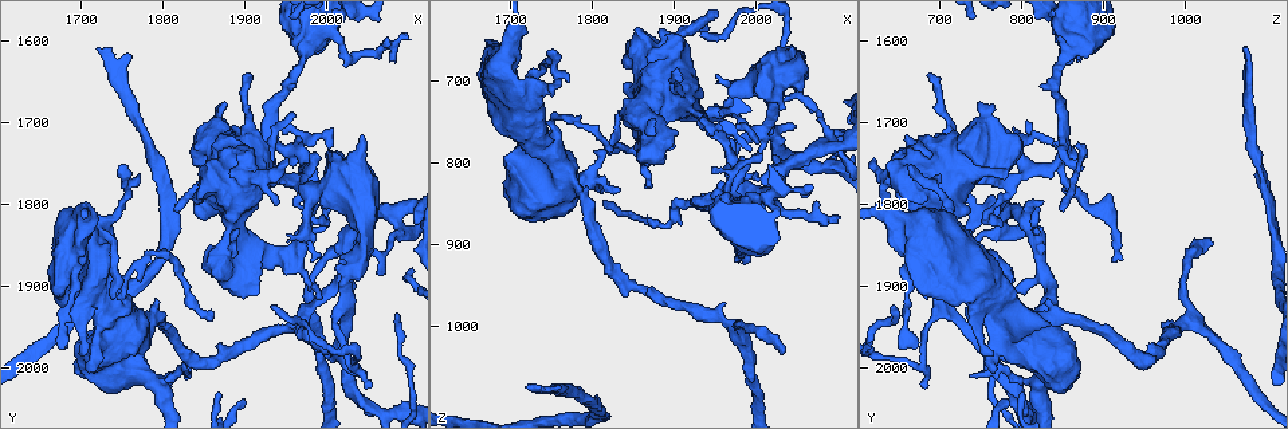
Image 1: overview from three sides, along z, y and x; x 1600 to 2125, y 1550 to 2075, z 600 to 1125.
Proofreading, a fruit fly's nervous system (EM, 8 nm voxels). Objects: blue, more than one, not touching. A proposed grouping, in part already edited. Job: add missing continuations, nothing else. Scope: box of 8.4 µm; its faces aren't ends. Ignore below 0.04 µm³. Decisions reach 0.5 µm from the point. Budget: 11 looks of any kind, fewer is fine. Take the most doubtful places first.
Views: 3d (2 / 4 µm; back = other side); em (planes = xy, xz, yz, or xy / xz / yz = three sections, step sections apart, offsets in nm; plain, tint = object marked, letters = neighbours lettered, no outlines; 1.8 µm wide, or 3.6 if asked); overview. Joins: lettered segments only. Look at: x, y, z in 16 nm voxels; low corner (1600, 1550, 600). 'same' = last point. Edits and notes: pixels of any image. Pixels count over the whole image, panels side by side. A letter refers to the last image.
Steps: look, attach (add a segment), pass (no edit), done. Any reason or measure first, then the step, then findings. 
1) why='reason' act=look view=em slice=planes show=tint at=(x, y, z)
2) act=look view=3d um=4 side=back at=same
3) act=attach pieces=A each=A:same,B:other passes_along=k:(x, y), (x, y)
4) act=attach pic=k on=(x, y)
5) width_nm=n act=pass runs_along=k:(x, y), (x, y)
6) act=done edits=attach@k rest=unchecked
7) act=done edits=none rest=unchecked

why='closes a loop' act=look view=em slice=planes show=letters at=(1700, 1960, 750)

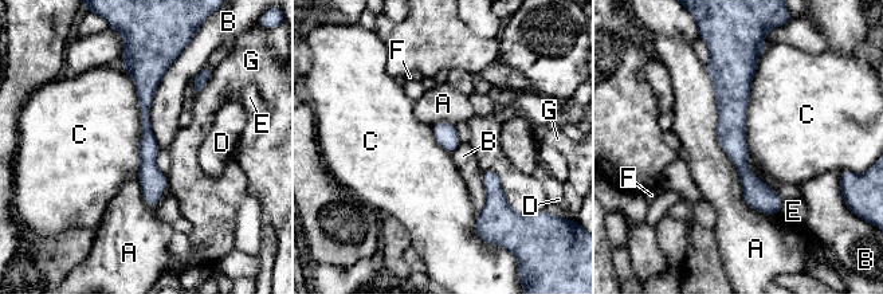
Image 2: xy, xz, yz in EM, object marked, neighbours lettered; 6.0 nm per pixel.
act=pass each=A:other,B:other,C:other,D:other,E:other,F:other,G:other border=2:(761, 54), (745, 142), (765, 184) found='no lettered segment goes on from it'

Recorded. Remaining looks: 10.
why='an open end' act=look view=3d um=2 at=(1895, 1740, 640)

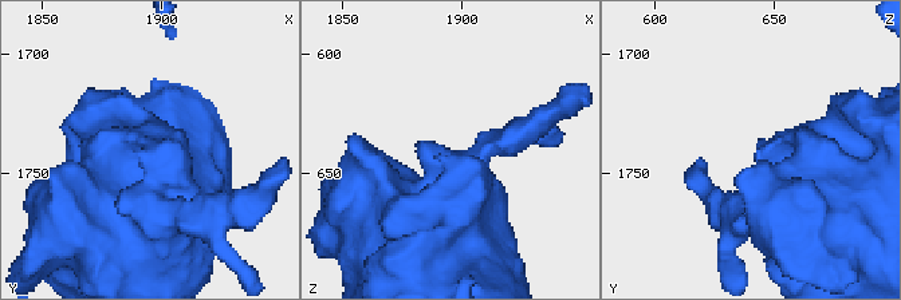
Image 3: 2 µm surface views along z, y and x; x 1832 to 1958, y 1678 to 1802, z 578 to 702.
why='shape alone is not enough' act=look view=em slice=planes show=tint at=(1889, 1741, 643)

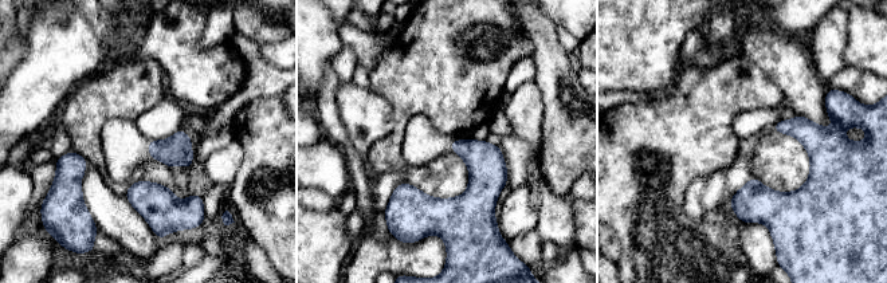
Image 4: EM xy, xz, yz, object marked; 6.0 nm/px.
why='see the neighbours' act=look view=em slice=planes show=letters at=same

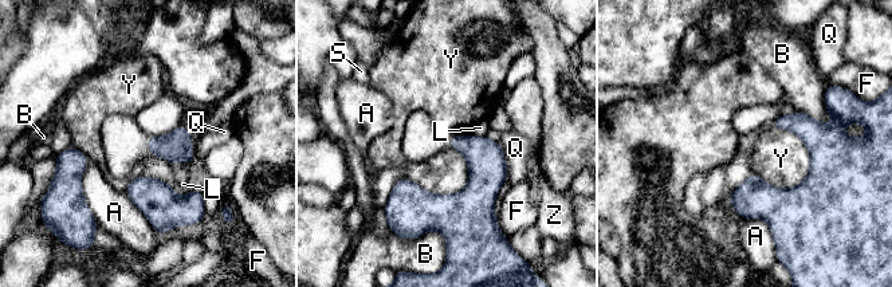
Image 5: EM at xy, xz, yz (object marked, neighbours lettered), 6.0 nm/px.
act=pass each=A:other,B:other,F:other,L:other,Q:other,S:other,Y:other,Z:other found='no lettered segment goes on from it'

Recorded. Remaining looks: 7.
why='side arm on a straight run' act=look view=em slice=planes show=letters at=(2010, 1975, 755)

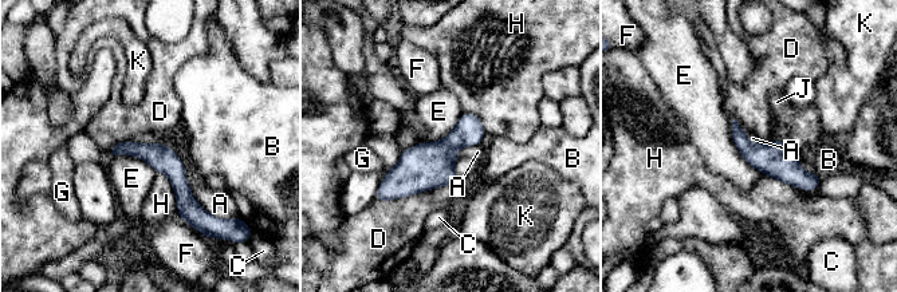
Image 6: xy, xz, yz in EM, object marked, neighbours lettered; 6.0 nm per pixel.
longest_contact=A:650nm act=pass each=A:other,B:other,C:other,D:other,E:other,F:other,G:other,H:other,J:other,K:other border=6:(132, 139), (169, 146), (212, 216) found='none of them fits'

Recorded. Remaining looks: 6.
why='an open end' act=look view=em um=3.6 slice=planes show=tint at=(1835, 2000, 835)

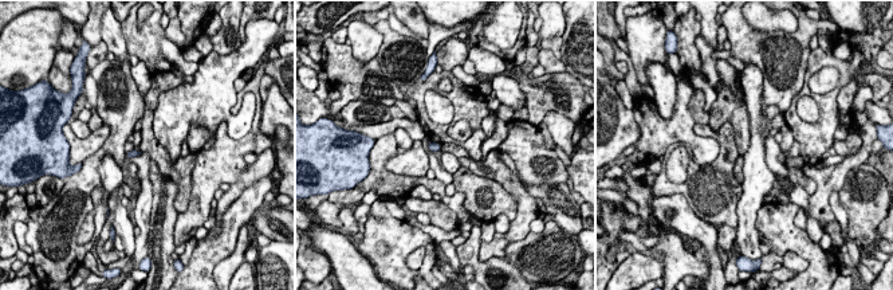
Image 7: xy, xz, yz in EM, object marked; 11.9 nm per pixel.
act=look view=em um=3.6 slice=planes show=letters at=same

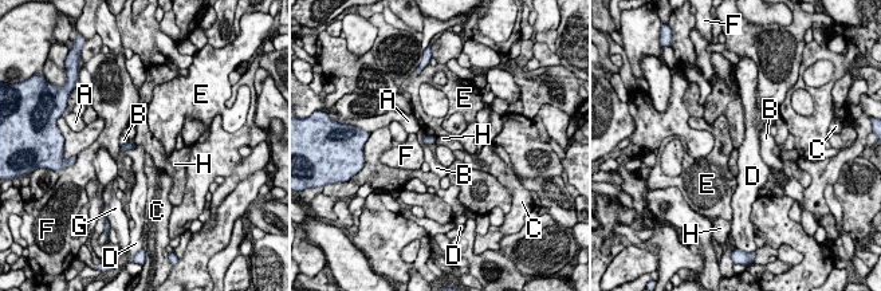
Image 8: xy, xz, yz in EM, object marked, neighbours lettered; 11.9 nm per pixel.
act=pass each=A:other,B:other,C:other,D:other,E:other,F:other,G:other,H:other border=8:(435, 137), (436, 142) found='none of them fits'

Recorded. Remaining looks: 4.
act=done edits=none rest=unchecked

